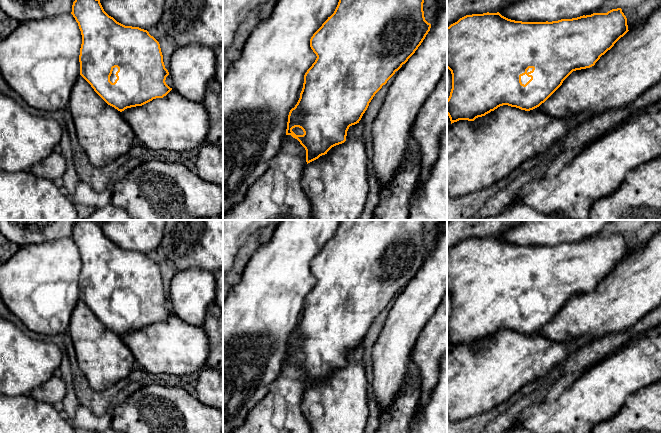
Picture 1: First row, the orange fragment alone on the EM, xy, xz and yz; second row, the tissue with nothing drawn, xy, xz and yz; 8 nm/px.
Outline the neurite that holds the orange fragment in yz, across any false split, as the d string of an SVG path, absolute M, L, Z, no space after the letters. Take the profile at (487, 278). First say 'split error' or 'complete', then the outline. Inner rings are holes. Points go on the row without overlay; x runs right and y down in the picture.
split error; M621 232L552 246L522 246L497 237L466 239L447 251L447 292L452 298L452 313L447 323L451 348L478 341L508 329L530 335L544 327L576 294L590 292L628 256Z

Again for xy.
split error; M78 220L73 226L71 238L82 259L80 299L108 329L122 336L127 332L142 330L153 323L163 322L172 314L165 306L169 296L163 286L160 268L147 254L117 246L104 235L100 224L92 220Z

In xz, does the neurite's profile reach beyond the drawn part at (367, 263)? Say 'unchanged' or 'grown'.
unchanged

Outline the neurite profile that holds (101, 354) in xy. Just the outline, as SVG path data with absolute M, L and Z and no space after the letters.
M81 299L72 312L67 334L73 342L77 364L94 390L104 391L134 370L134 355L121 336L108 329Z

